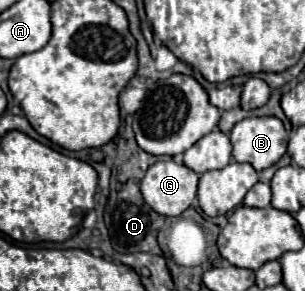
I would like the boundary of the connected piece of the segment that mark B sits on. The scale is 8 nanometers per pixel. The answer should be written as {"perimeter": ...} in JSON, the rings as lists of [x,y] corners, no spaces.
{"perimeter":[[[276,117],[242,119],[230,131],[232,157],[252,165],[258,173],[272,167],[286,153],[288,131]]]}

